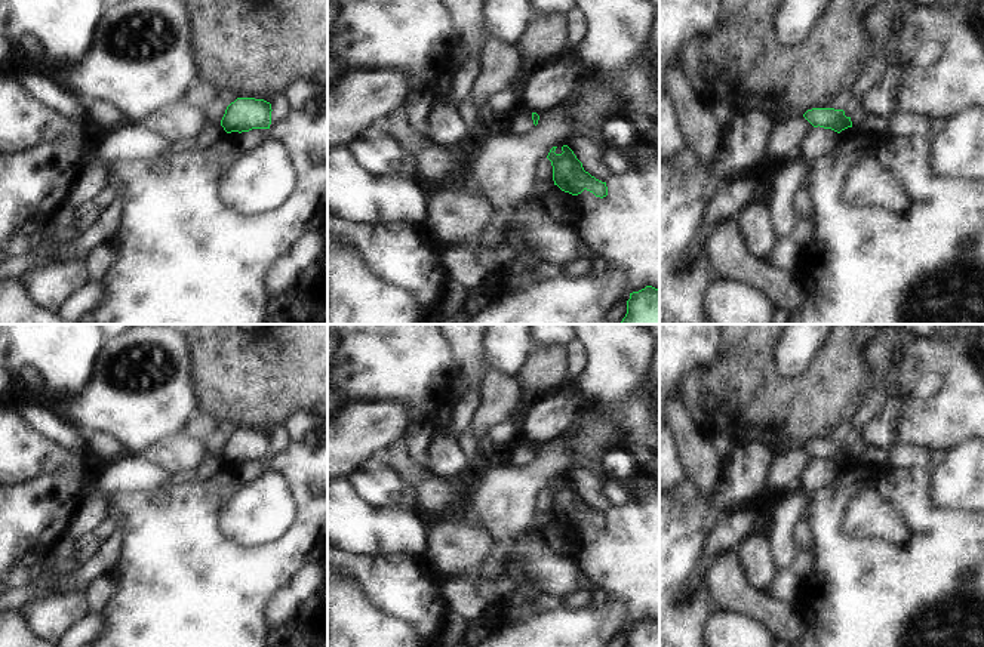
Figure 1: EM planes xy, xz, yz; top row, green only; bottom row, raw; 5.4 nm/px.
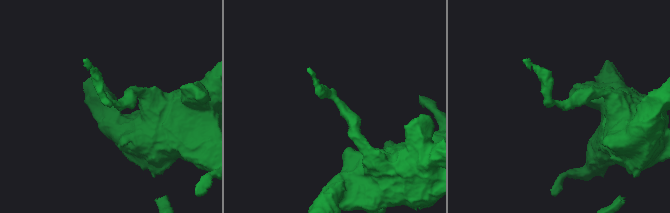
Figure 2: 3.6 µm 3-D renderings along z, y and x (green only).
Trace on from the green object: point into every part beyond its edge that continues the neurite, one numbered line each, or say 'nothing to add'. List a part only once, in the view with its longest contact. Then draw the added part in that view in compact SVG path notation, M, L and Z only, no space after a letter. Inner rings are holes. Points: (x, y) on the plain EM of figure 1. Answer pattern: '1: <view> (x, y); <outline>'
nothing to add

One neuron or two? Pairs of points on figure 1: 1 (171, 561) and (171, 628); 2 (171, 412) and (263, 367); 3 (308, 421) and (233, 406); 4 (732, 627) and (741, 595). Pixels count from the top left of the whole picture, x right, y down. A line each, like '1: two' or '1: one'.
1: one
2: two
3: two
4: two

